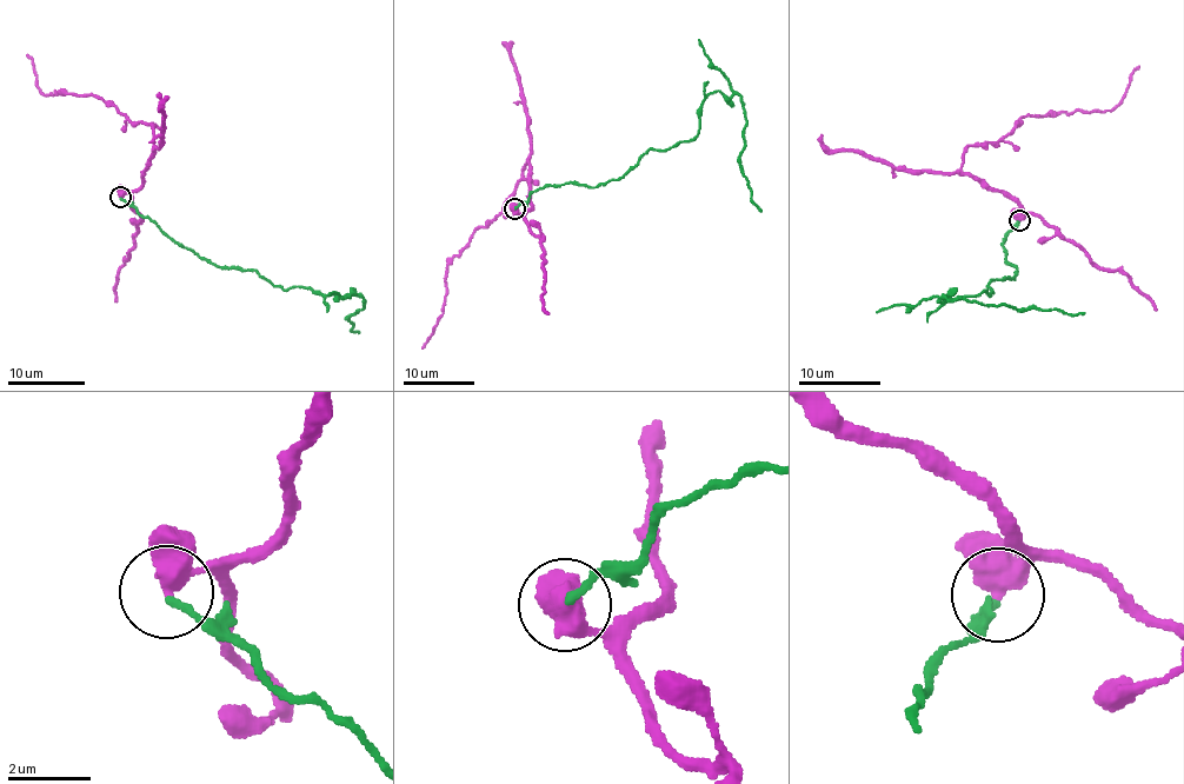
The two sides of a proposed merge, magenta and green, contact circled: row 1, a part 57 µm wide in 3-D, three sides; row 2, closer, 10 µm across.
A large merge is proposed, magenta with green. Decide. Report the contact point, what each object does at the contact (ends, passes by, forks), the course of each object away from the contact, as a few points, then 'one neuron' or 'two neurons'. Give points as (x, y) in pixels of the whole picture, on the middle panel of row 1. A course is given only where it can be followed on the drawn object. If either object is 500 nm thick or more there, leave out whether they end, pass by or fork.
at (514, 208); magenta runs (514, 208), (521, 212), (531, 207), (527, 160), (504, 210), (477, 230), (447, 265), (443, 316), (423, 347); green runs (514, 208), (690, 141), (719, 90), (740, 95), (740, 165), (760, 211); two neurons

